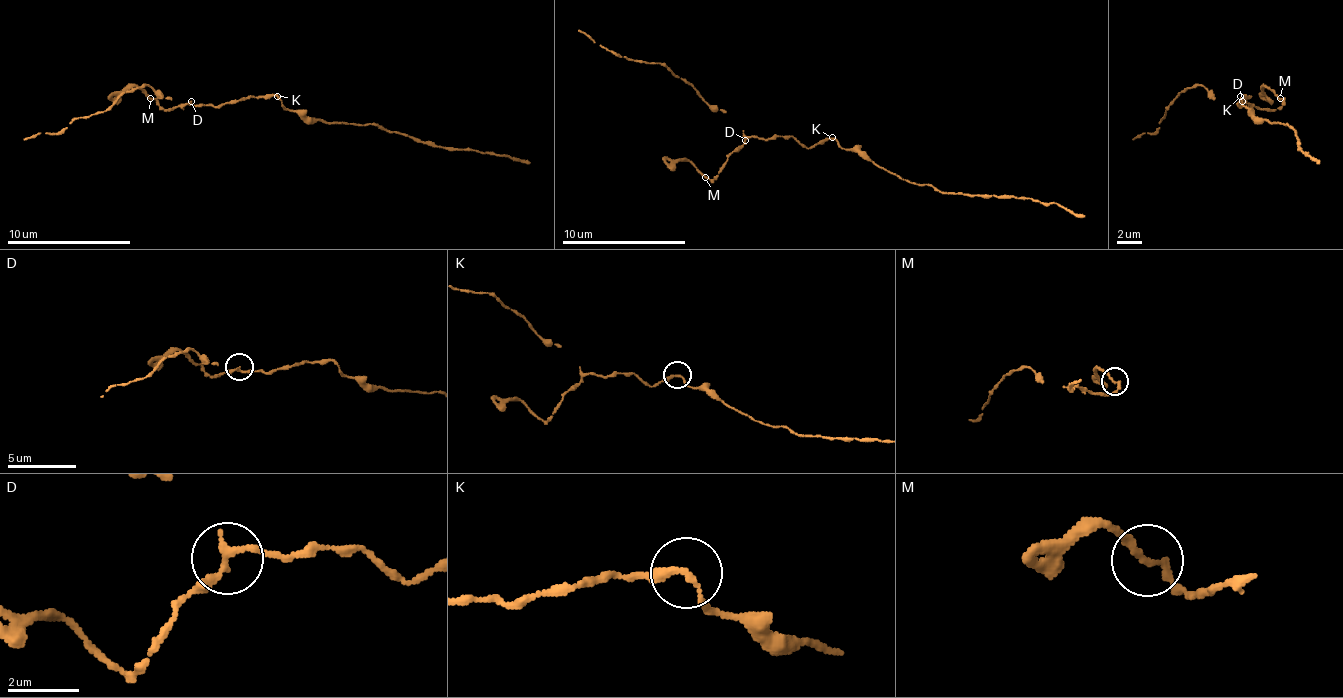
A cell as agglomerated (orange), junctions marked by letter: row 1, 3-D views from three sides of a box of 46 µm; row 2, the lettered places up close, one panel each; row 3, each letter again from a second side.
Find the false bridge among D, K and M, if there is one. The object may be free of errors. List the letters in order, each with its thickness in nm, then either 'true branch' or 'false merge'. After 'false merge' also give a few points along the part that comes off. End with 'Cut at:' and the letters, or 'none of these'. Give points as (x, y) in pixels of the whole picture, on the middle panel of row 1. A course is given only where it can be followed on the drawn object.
D: 200 nm thick; true branch
K: 200 nm thick; true branch
M: 180 nm thick; true branch
Cut at: none of these

